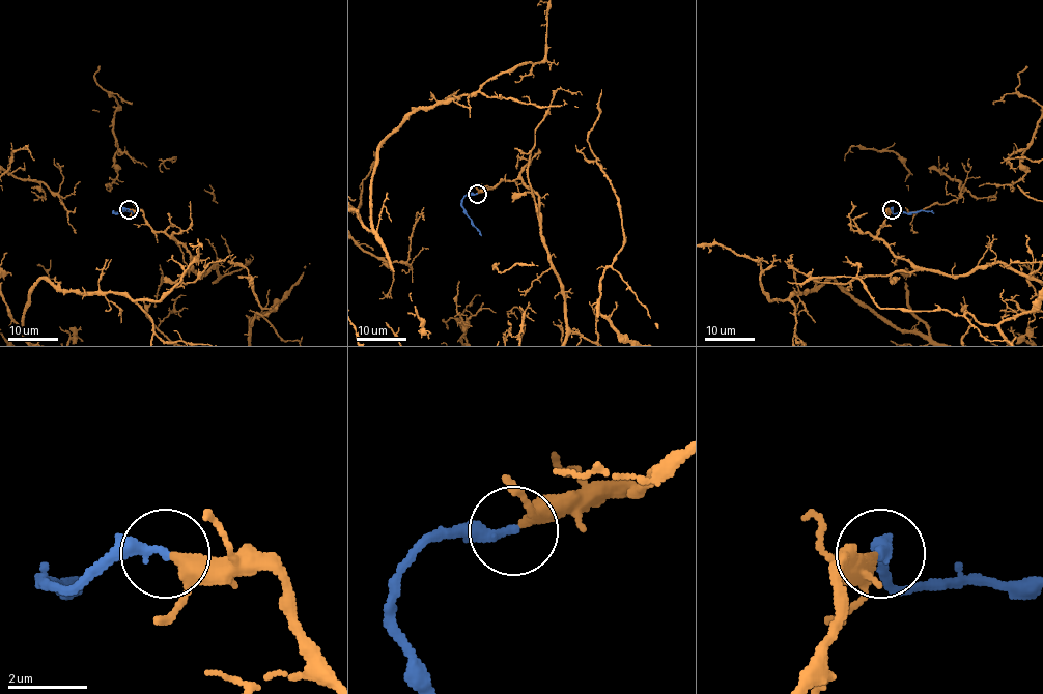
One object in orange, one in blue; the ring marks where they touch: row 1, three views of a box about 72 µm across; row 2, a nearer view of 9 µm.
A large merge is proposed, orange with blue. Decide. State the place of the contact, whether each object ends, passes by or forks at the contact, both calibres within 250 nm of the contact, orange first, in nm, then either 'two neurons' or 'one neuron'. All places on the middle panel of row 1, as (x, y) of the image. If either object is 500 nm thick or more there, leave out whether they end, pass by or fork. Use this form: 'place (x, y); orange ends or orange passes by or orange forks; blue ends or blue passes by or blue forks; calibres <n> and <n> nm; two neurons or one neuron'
place (477, 194); orange passes by; blue ends; calibres 300 and 280 nm; one neuron

